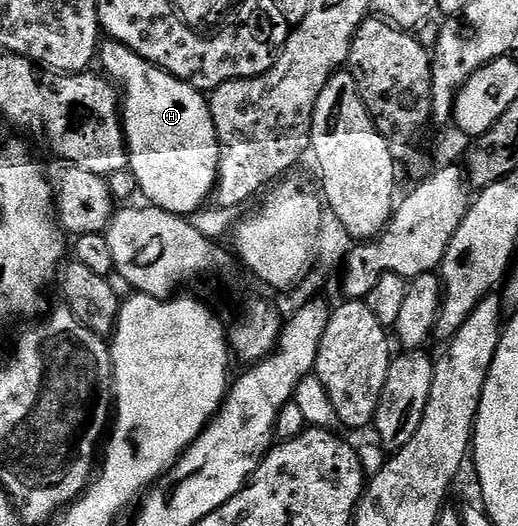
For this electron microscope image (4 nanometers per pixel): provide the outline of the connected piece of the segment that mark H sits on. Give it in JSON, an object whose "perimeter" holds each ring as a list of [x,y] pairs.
{"perimeter":[[[105,41],[99,47],[98,62],[99,65],[104,65],[103,73],[118,84],[122,91],[122,121],[124,139],[128,141],[128,165],[137,180],[139,193],[144,193],[151,205],[166,212],[192,216],[207,198],[209,201],[210,195],[215,191],[220,159],[220,145],[208,107],[208,98],[190,84],[147,62],[121,42]]]}

